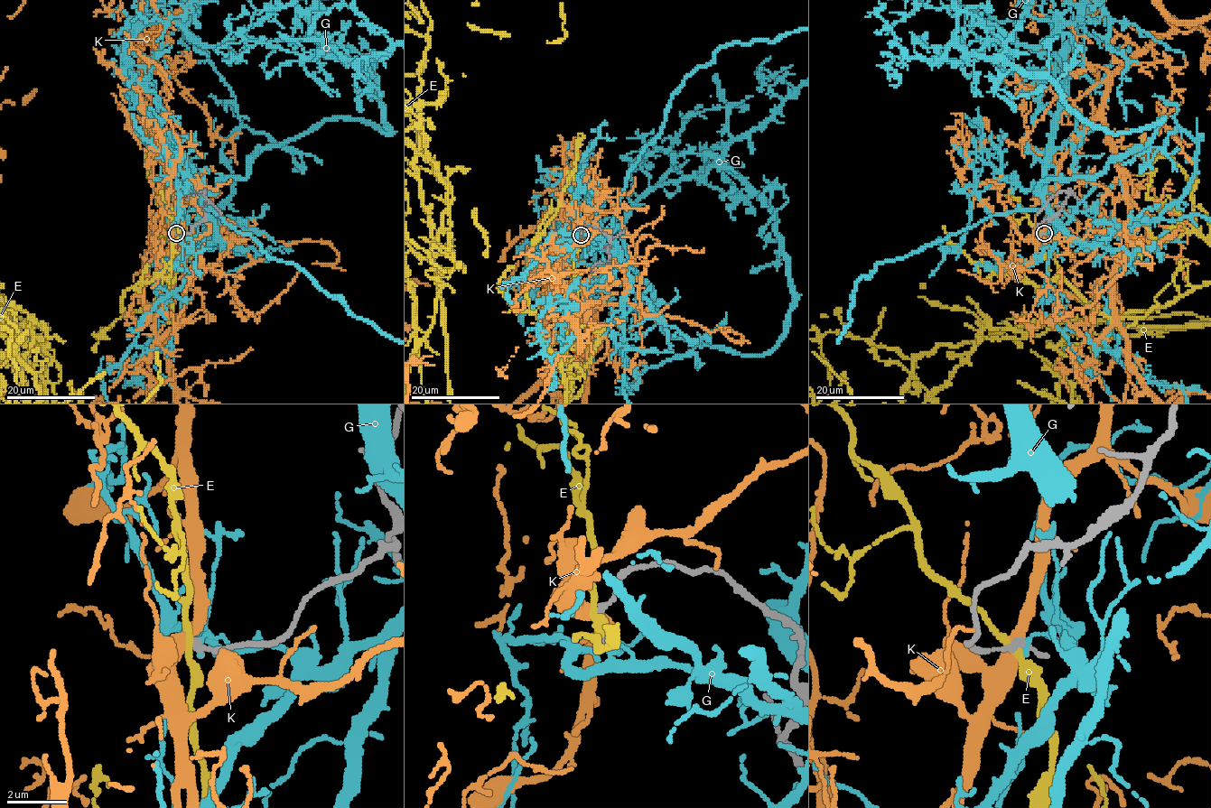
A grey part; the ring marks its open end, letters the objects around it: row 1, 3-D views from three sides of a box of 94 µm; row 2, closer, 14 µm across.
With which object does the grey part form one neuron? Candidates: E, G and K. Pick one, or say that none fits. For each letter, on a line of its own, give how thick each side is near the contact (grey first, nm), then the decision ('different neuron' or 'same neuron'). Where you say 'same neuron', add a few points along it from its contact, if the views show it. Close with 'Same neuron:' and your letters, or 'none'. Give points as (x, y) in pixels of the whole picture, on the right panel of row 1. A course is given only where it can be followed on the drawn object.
E: 240 nm thick on the grey side, 240 nm on the other; different neuron
G: 240 nm thick on the grey side, 130 nm on the other; different neuron
K: 240 nm thick on the grey side, 440 nm on the other; different neuron
Same neuron: none

